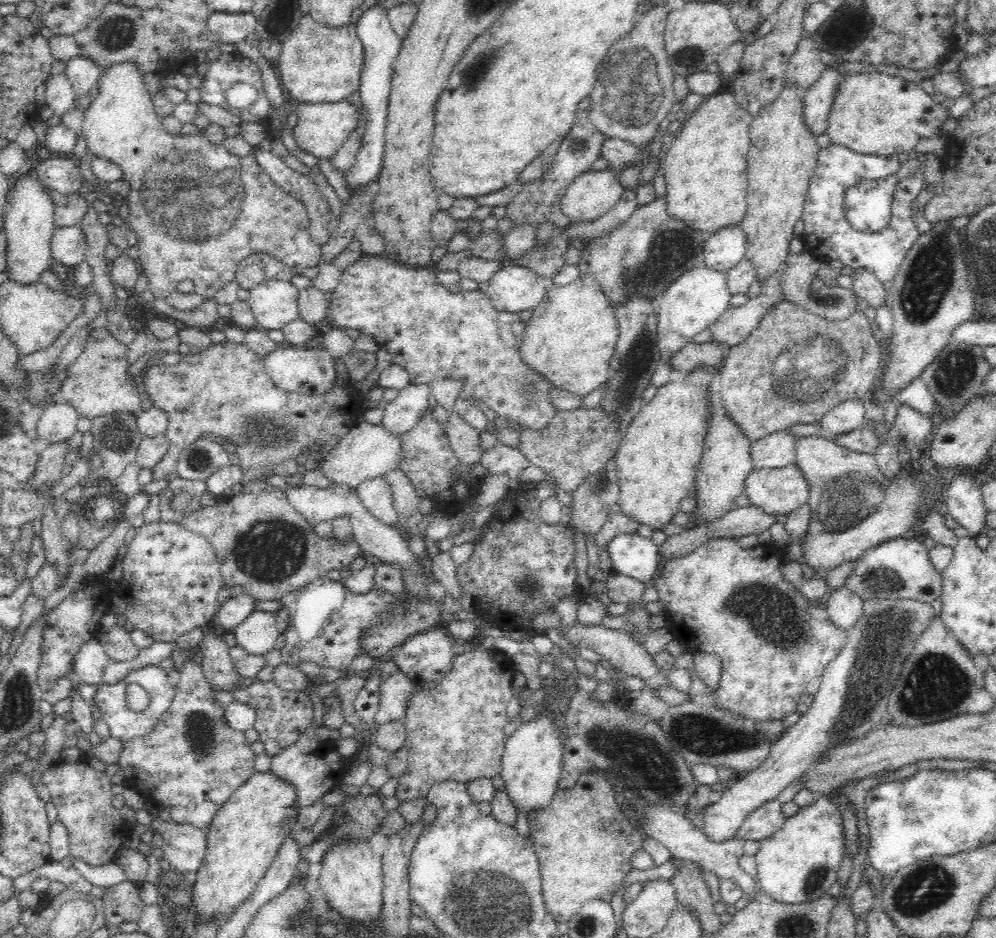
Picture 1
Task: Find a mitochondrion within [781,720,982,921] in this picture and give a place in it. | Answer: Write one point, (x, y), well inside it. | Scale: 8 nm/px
(928, 887)

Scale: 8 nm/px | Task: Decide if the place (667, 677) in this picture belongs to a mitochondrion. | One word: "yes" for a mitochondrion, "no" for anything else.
no

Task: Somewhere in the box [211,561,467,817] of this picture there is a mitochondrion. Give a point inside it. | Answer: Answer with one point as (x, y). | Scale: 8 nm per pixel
(328, 624)

